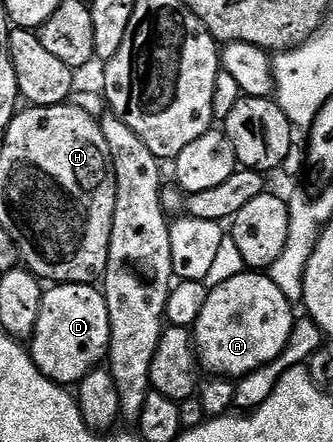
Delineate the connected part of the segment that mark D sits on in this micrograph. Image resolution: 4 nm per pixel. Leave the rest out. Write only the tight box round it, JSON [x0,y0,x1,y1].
[28,282,111,387]

